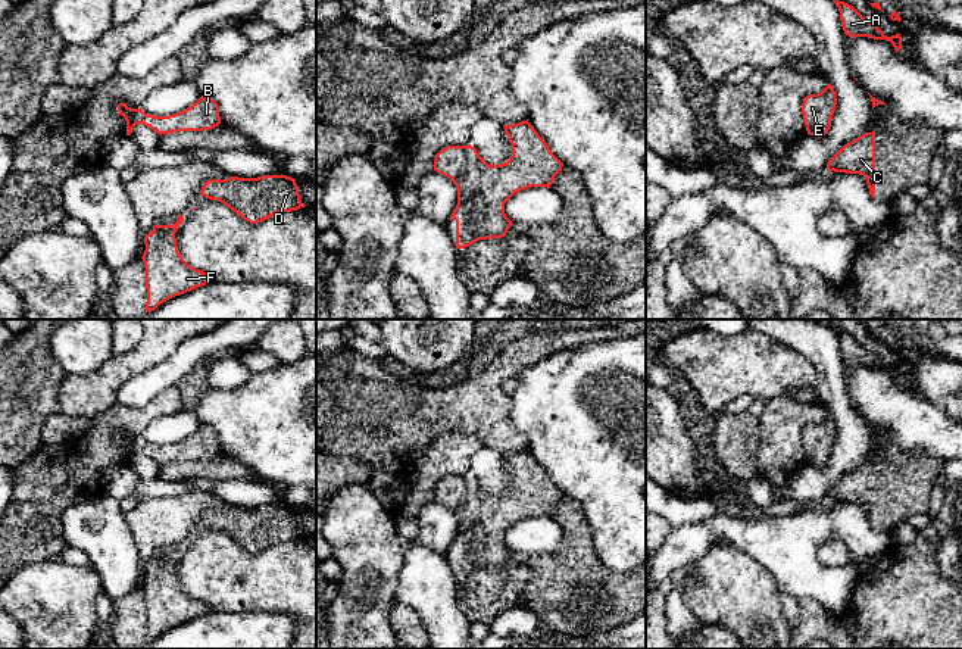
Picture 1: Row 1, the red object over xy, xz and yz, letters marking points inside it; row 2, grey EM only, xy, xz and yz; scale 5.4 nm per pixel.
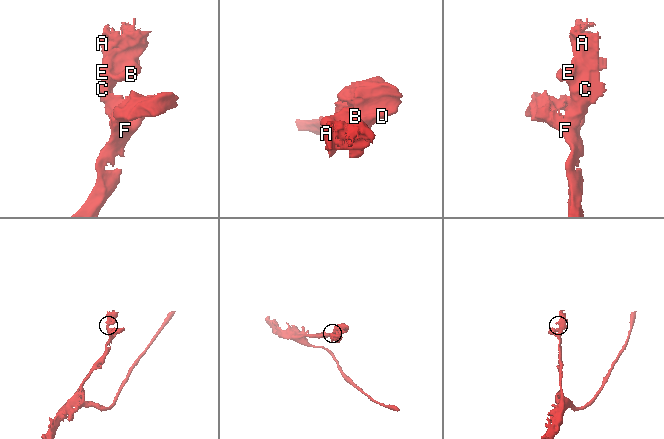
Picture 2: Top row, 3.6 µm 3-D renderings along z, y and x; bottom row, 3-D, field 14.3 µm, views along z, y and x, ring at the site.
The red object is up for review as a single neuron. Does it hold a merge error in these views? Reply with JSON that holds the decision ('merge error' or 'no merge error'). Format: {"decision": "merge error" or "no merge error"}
{"decision": "no merge error"}

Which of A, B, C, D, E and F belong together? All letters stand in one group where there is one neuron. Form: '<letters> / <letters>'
A B C D E F

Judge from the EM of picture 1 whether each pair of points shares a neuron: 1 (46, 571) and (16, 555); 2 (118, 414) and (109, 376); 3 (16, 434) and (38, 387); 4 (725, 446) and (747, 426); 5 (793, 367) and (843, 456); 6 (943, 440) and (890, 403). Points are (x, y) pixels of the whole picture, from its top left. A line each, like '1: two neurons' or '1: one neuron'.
1: two neurons
2: two neurons
3: one neuron
4: one neuron
5: two neurons
6: one neuron

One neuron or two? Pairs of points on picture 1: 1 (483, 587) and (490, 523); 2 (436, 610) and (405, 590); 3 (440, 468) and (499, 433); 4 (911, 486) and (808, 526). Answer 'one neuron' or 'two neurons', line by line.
1: one neuron
2: one neuron
3: two neurons
4: two neurons

